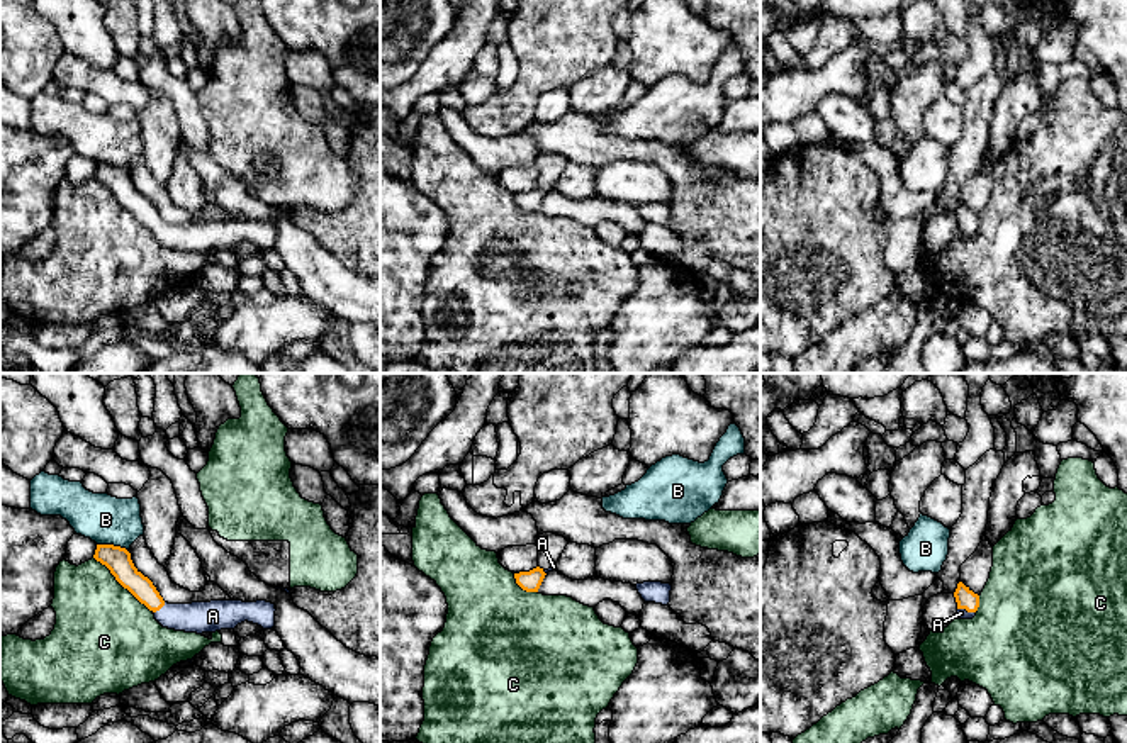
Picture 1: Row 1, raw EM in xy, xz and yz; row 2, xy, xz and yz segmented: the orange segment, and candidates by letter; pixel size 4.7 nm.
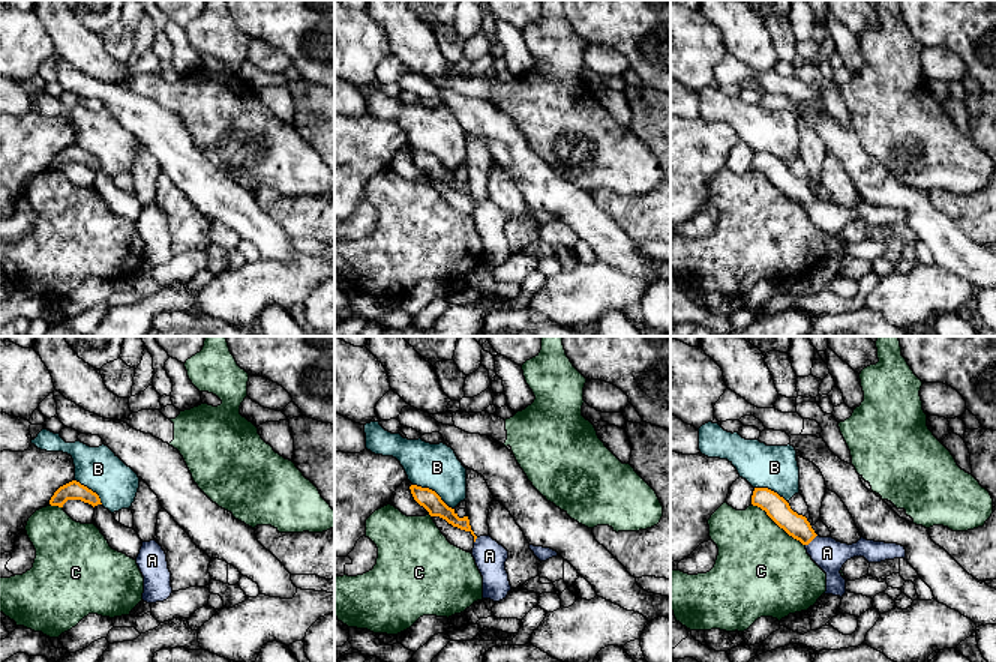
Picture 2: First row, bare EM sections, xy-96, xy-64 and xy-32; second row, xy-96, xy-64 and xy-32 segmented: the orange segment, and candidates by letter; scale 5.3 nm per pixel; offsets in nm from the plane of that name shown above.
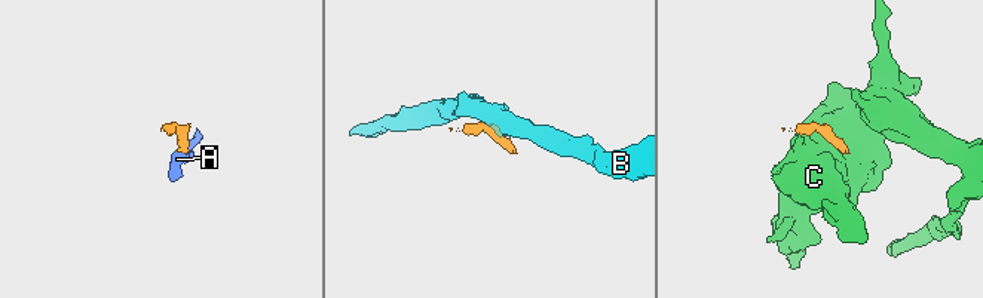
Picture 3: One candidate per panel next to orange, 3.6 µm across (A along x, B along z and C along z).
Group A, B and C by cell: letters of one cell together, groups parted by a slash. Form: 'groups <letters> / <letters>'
groups A / B / C

